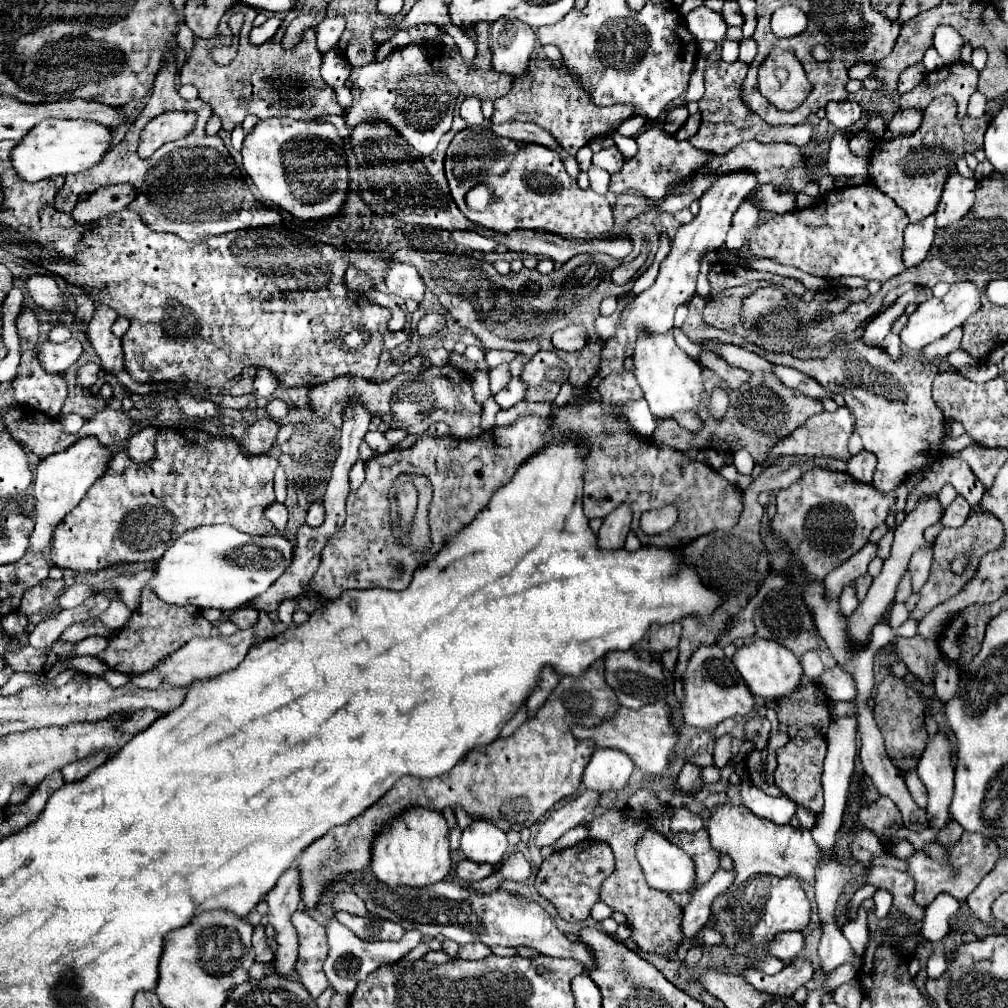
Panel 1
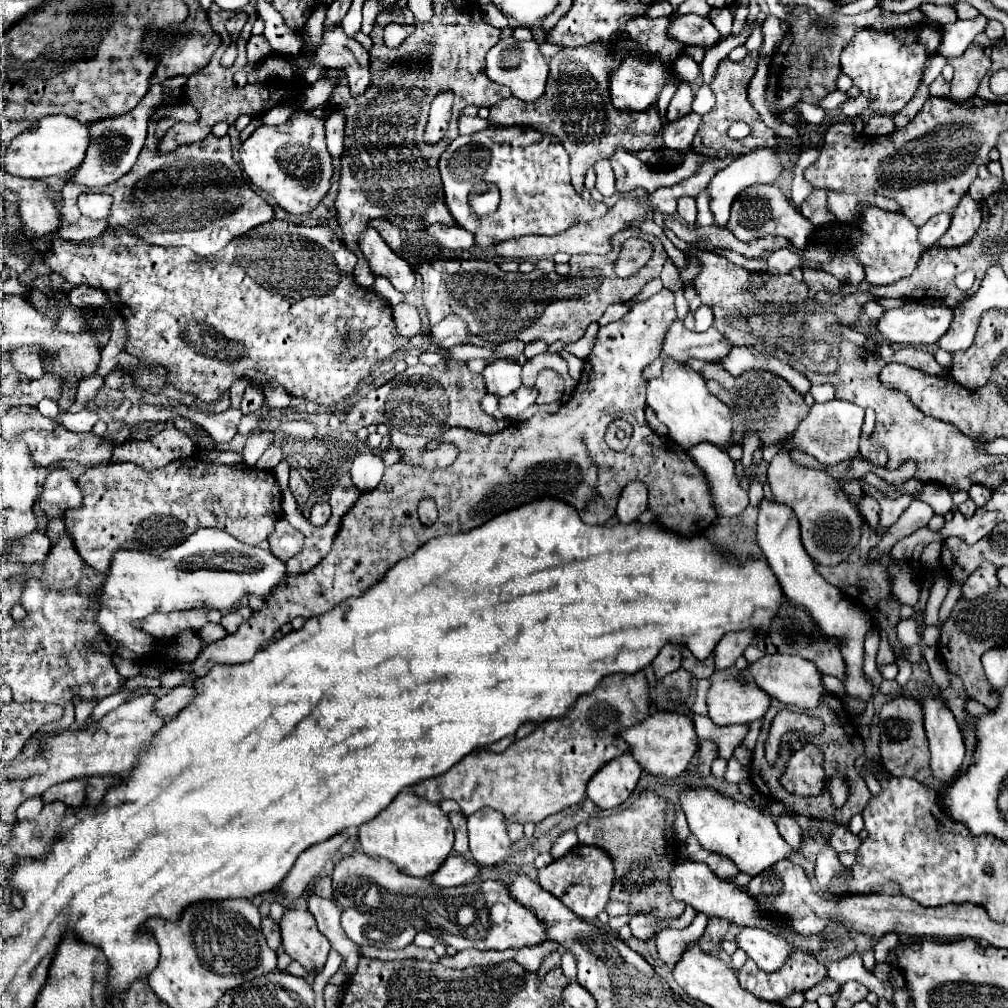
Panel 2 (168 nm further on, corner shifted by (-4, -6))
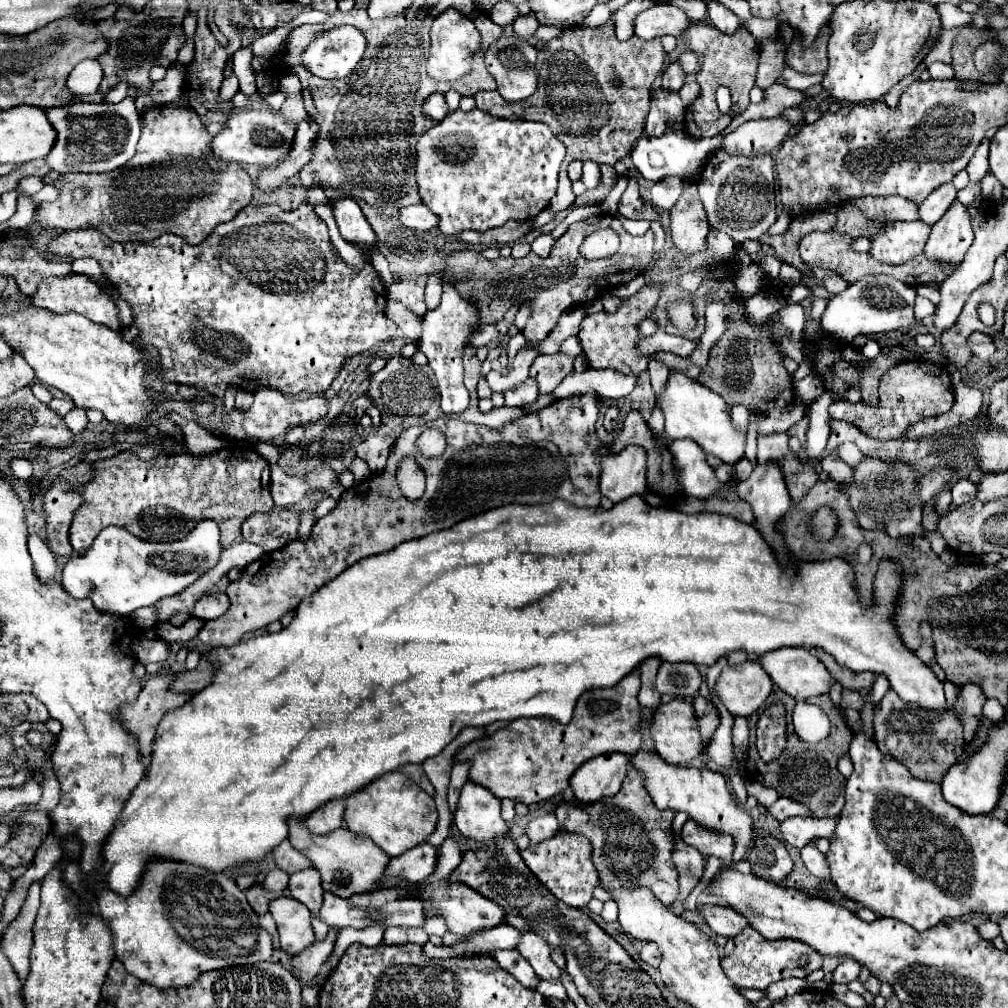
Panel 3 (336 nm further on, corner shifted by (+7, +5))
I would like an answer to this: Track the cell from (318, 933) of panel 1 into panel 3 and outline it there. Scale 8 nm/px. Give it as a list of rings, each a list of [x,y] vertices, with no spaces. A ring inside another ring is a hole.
[[[278,897],[270,901],[270,913],[278,927],[280,947],[288,955],[298,955],[314,943],[314,931],[310,925],[310,911],[294,897]]]

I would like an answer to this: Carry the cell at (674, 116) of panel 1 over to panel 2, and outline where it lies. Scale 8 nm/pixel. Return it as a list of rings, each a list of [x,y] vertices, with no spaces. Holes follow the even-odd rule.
[[[683,82],[683,86],[679,86],[679,90],[675,92],[675,96],[667,108],[667,120],[675,122],[675,120],[687,116],[691,112],[691,102],[693,102],[693,90],[691,90],[689,82]]]

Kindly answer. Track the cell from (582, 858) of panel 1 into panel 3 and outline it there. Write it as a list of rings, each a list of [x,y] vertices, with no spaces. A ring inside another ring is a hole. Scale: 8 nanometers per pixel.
[[[558,831],[554,837],[540,841],[540,843],[530,843],[522,851],[524,863],[530,867],[530,871],[538,877],[542,885],[548,887],[548,891],[564,901],[570,907],[584,909],[588,901],[592,899],[592,889],[598,885],[598,871],[592,863],[592,847],[588,839],[582,835],[572,835],[568,831]]]

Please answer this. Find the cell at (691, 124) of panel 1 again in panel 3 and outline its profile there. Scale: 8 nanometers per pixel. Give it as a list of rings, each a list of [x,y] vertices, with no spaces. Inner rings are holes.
[[[656,89],[650,97],[650,111],[646,117],[644,133],[660,137],[670,123],[676,123],[684,117],[684,103],[678,93],[668,89]]]

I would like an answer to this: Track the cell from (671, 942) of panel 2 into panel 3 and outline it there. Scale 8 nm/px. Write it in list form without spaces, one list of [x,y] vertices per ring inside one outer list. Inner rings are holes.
[[[644,943],[644,947],[640,949],[640,959],[652,967],[660,965],[660,951],[656,951],[654,943]]]

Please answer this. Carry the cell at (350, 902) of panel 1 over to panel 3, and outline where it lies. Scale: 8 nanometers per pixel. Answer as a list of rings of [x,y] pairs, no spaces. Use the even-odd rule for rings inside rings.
[[[284,839],[278,847],[272,849],[272,857],[274,857],[274,863],[286,871],[286,873],[296,873],[300,869],[306,869],[306,867],[312,867],[312,861],[308,861],[302,853],[298,853],[288,839]]]

